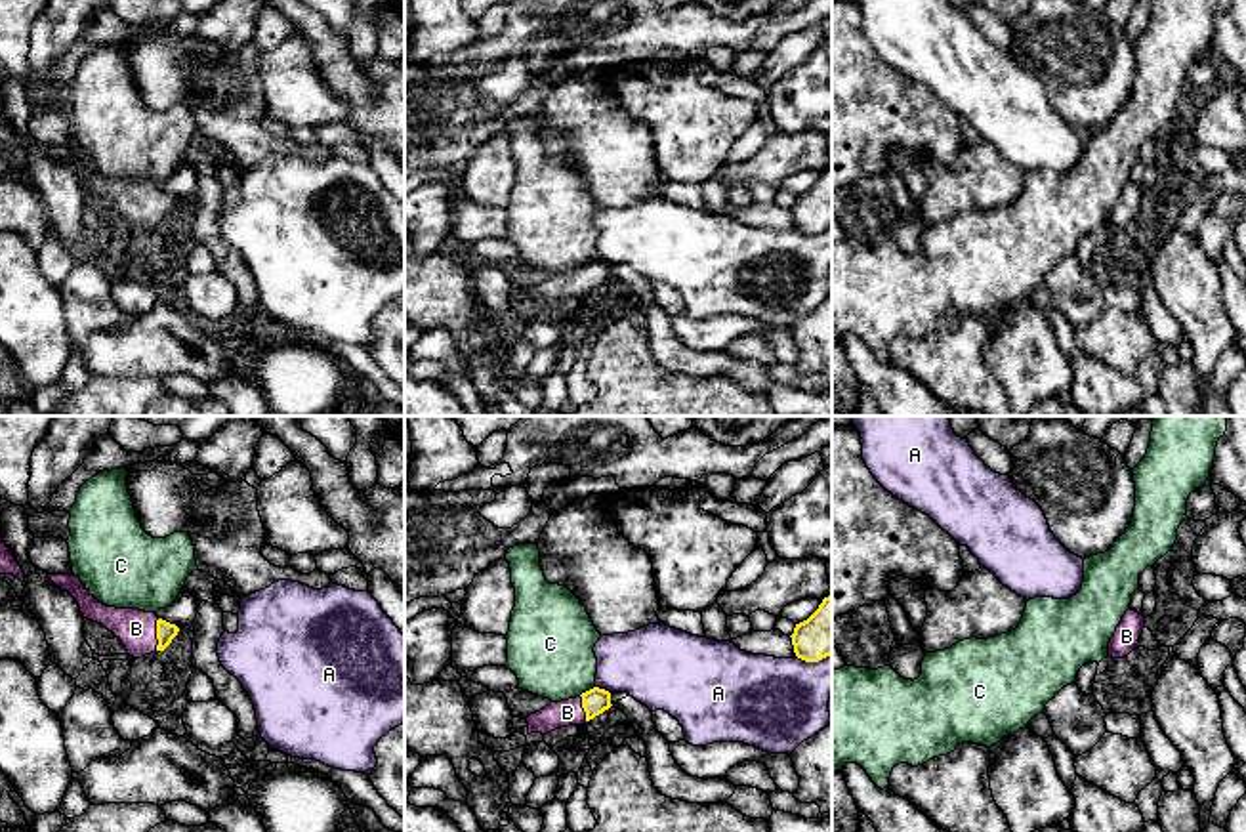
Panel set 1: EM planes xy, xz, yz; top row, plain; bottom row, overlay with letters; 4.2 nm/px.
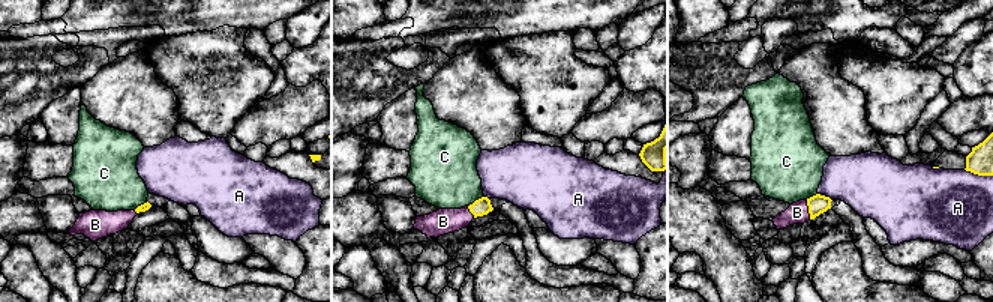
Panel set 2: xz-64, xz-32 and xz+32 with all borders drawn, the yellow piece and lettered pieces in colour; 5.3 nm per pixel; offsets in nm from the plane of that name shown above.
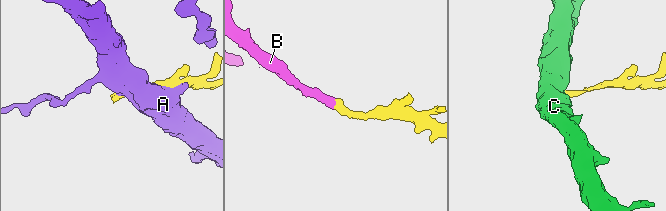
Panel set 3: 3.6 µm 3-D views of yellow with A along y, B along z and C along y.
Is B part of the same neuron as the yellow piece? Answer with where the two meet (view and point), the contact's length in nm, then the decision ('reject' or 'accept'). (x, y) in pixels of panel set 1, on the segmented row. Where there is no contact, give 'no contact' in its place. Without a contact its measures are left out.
xy (157, 634) | 140 nm | accept

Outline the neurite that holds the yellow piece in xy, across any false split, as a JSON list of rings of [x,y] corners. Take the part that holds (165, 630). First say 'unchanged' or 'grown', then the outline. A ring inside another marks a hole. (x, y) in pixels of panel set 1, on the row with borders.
grown | [[[48,574],[48,578],[76,599],[84,618],[113,632],[134,658],[164,651],[179,632],[155,613],[99,603],[74,574]]]

